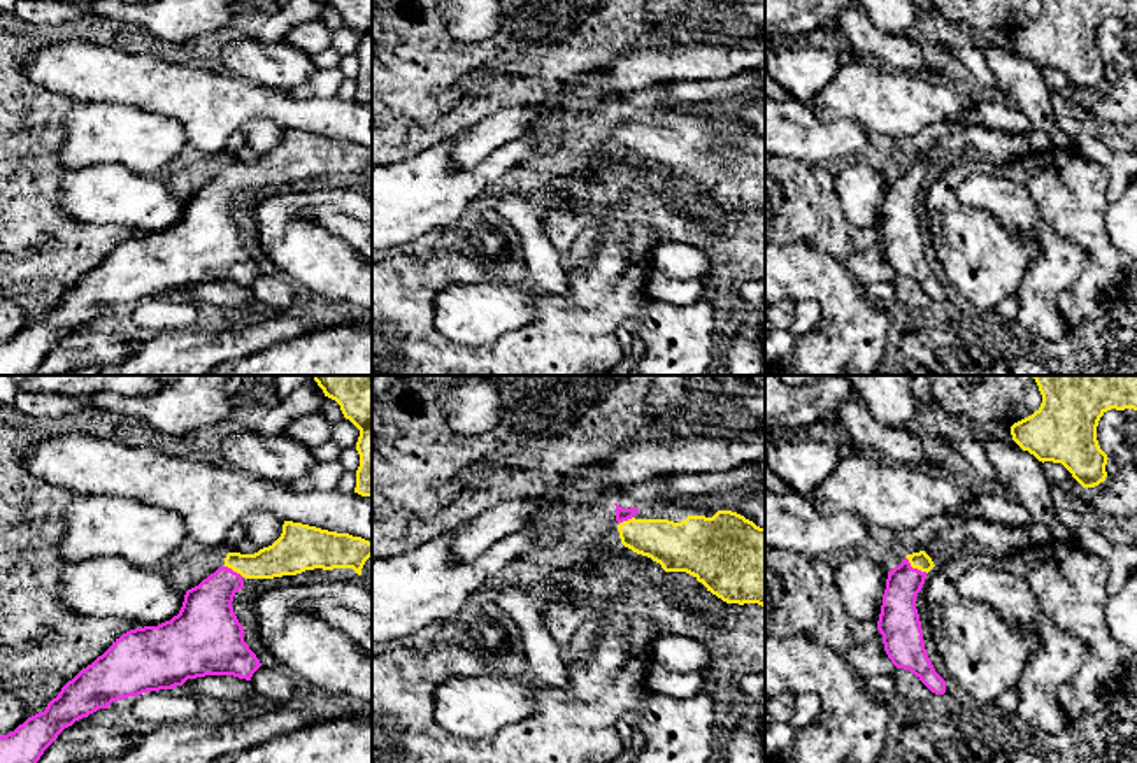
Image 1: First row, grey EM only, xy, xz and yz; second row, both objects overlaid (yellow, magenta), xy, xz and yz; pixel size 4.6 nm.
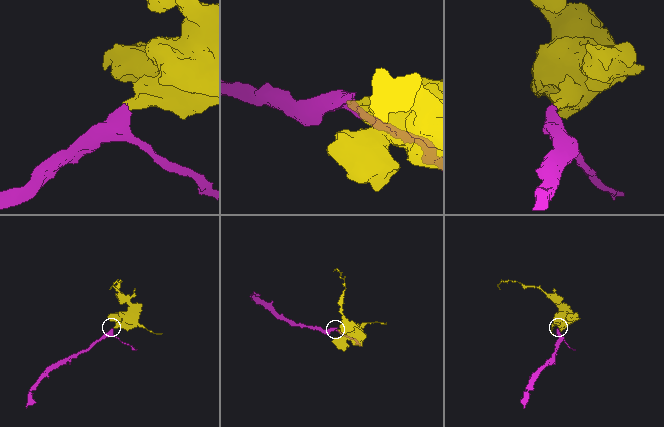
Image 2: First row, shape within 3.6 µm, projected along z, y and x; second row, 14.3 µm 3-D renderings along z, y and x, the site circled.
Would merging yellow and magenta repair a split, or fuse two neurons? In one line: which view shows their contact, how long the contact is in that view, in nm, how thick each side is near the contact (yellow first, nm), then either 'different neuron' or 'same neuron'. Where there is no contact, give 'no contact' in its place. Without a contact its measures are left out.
contact in yz; length 130 nm; calibres 80 and 180 nm; same neuron

